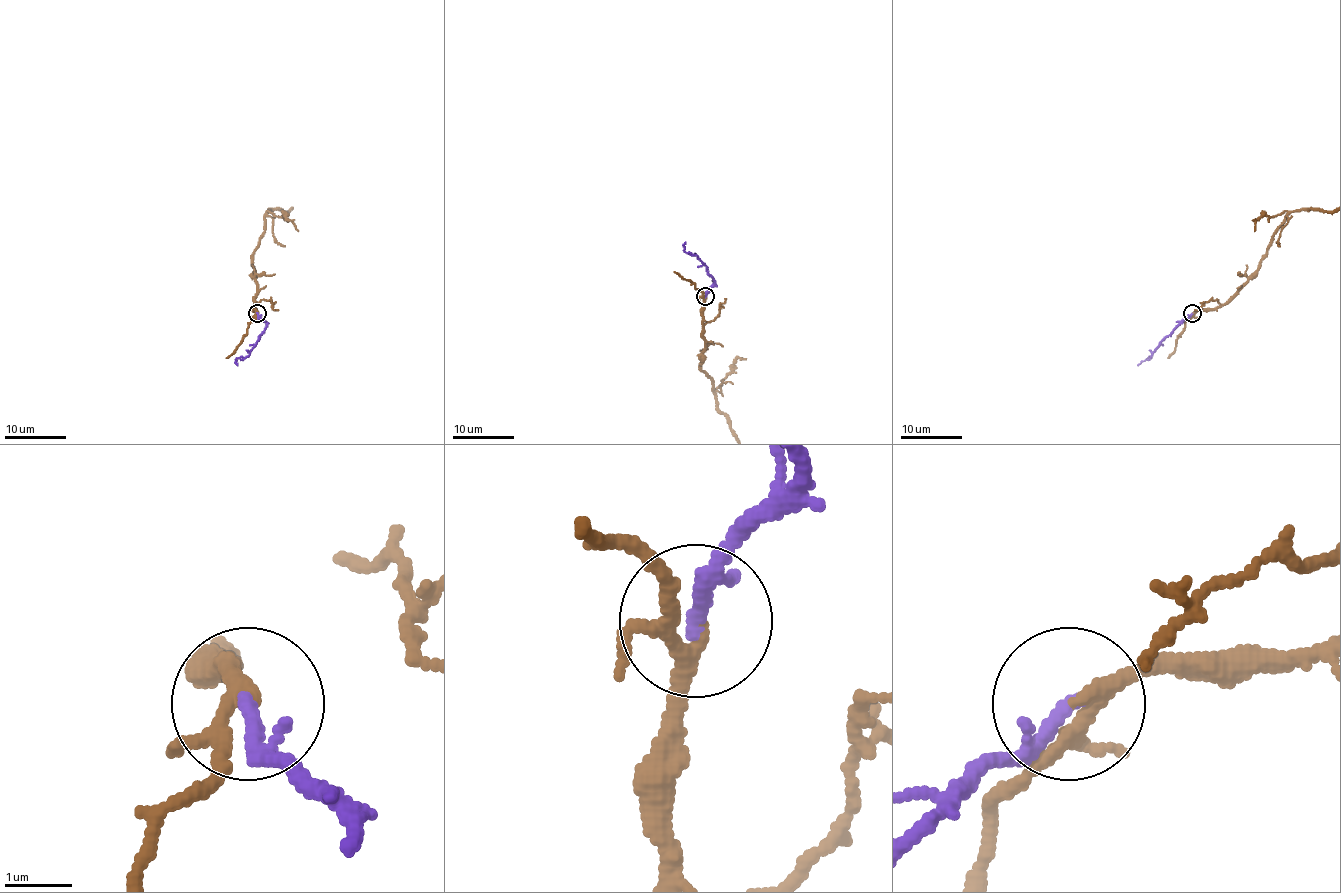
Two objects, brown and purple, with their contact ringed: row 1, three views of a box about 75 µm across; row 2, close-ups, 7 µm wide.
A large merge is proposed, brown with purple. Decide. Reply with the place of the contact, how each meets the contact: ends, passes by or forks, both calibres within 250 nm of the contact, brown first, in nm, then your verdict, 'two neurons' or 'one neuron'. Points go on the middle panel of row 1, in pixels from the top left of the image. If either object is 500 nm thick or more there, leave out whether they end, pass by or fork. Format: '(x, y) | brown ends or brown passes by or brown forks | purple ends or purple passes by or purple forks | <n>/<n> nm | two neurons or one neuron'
(705, 296) | brown passes by | purple passes by | 170/160 nm | one neuron

